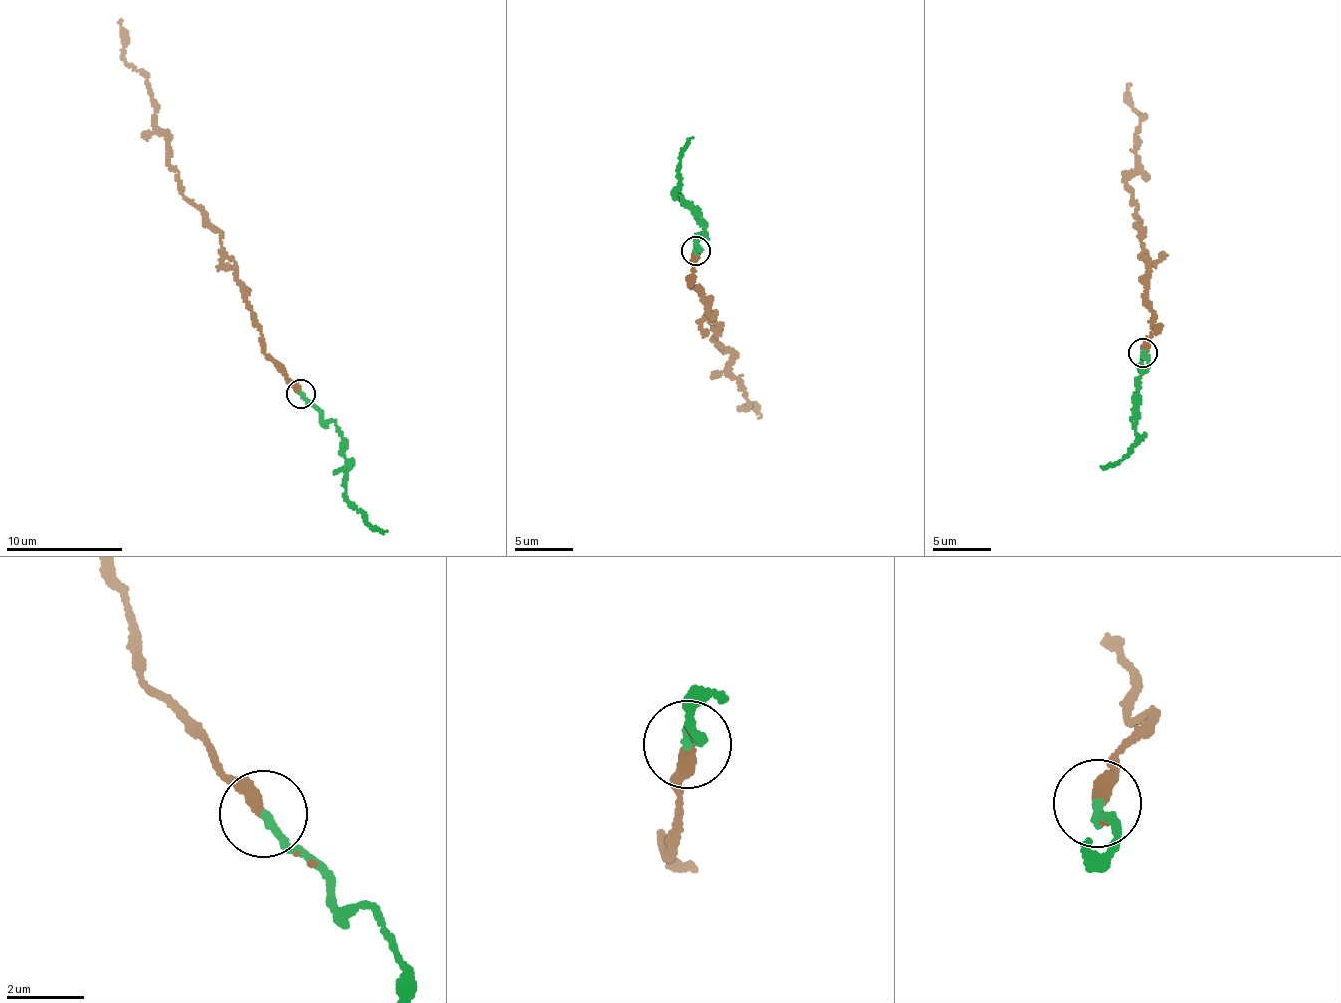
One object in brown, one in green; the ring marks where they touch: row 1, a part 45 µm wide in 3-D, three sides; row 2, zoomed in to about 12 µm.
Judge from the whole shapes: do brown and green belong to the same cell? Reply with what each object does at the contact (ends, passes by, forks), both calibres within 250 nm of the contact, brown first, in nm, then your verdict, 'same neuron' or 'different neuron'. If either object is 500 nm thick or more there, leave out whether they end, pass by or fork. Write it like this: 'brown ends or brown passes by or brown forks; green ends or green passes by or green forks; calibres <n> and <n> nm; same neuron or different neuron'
brown passes by; green ends; calibres 240 and 190 nm; same neuron

